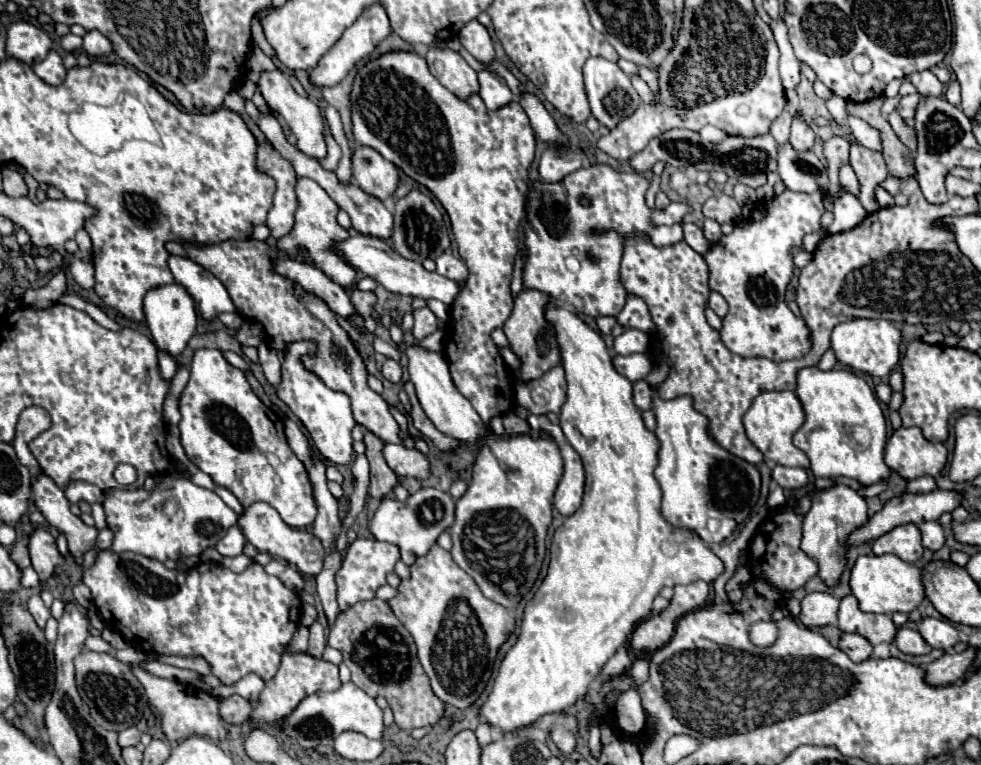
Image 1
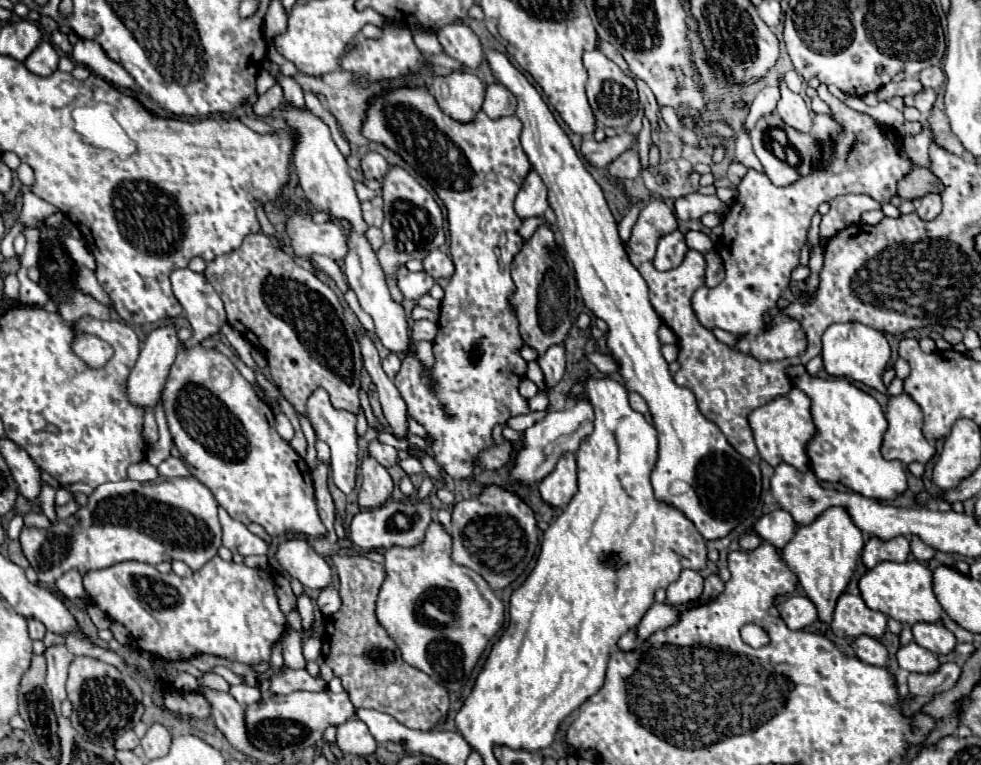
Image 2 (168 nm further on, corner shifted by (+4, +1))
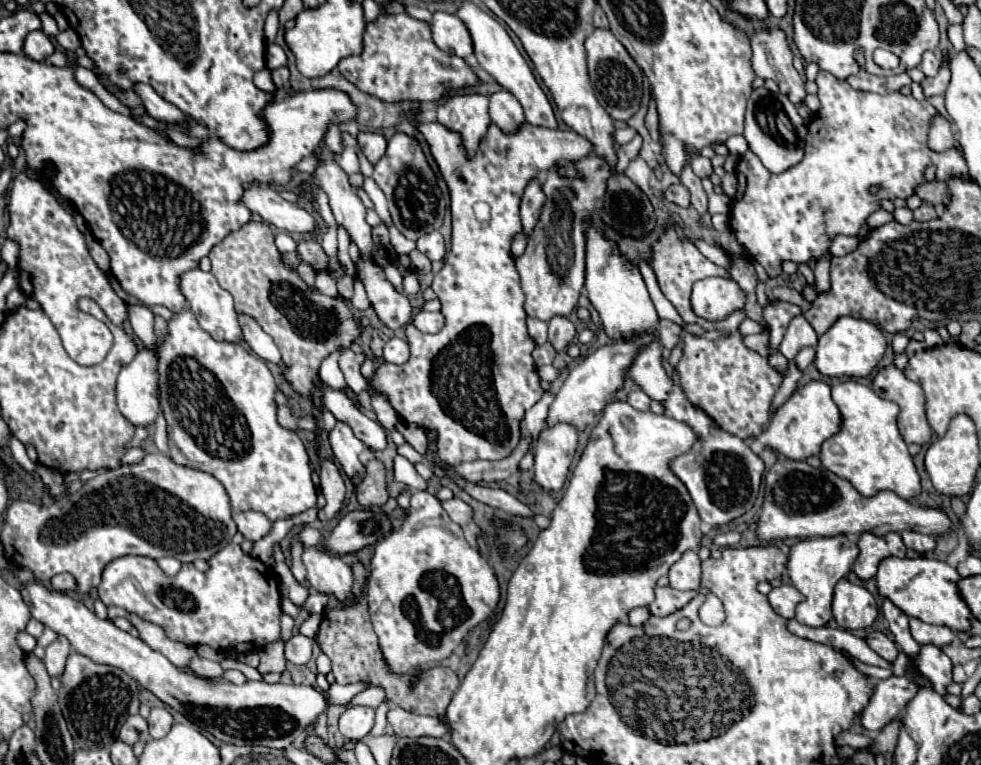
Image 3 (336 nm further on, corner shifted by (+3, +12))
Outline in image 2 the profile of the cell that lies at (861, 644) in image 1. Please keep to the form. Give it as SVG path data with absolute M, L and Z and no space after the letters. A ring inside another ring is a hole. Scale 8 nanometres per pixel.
M862 635L862 637L854 639L852 649L856 651L856 657L860 661L870 663L870 665L876 665L876 667L886 667L888 651L886 651L886 647L878 639L872 639L872 637Z

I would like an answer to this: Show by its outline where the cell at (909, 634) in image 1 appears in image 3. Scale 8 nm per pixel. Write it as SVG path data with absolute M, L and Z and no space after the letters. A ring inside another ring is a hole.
M923 644L917 652L917 656L913 656L913 666L927 680L933 682L933 686L939 694L945 694L945 686L951 684L953 662L941 652L941 648L937 648L933 644Z

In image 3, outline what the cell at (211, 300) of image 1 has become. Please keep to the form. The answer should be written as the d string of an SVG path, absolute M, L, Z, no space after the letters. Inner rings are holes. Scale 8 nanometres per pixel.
M201 268L189 270L189 272L181 274L179 288L181 288L181 294L187 298L189 308L195 314L199 326L207 334L211 334L215 340L241 342L241 326L237 322L237 314L233 310L233 298L231 298L231 294L227 290L223 290L219 286L219 282L215 280L215 276L211 272L203 272Z

